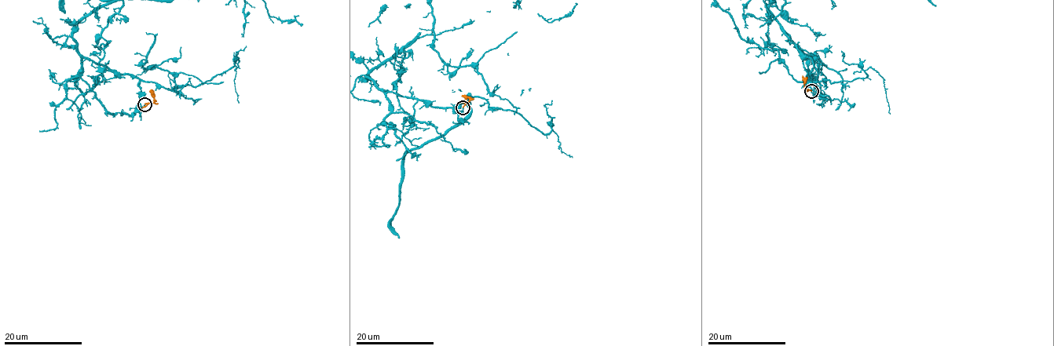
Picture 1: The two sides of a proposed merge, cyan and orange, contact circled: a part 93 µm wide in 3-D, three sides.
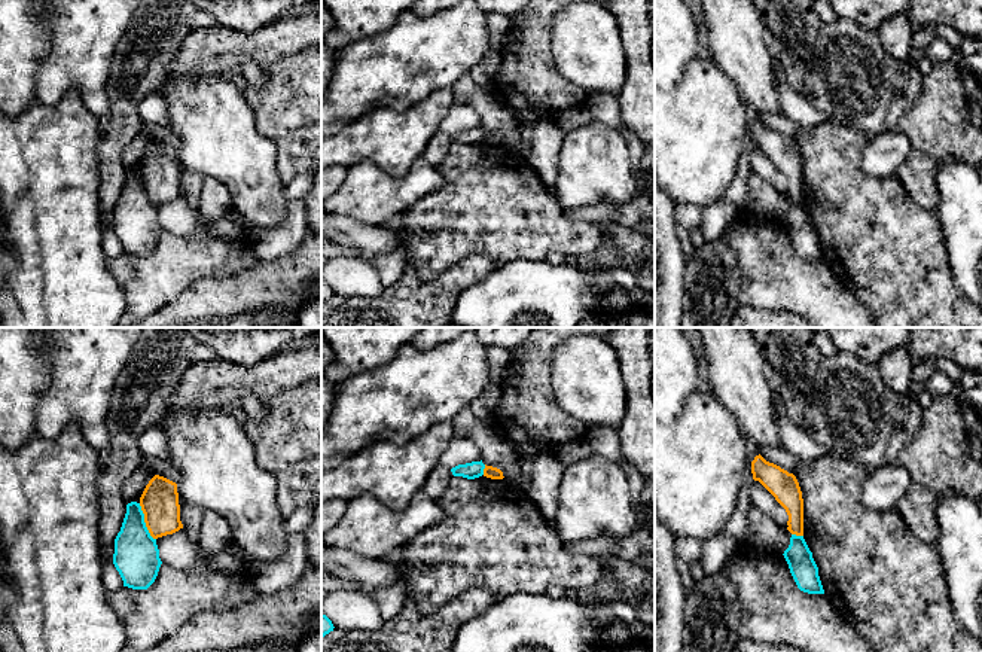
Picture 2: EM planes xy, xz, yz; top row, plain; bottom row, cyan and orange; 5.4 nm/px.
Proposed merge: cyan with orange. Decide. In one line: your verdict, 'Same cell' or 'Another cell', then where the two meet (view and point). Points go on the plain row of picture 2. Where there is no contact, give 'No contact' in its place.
Another cell. Touches cyan at xy (143, 188)

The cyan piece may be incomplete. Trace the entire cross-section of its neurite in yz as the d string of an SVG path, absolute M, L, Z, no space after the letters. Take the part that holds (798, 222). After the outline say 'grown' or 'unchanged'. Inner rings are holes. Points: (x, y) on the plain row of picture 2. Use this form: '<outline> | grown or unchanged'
M792 201L790 211L784 217L784 225L798 255L808 261L824 261L818 234L812 225L803 202Z | unchanged

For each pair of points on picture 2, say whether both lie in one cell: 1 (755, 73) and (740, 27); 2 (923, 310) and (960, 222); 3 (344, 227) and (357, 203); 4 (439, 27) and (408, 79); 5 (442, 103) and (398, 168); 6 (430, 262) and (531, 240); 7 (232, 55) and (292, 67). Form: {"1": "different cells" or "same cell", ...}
{"1": "same cell", "2": "different cells", "3": "different cells", "4": "same cell", "5": "same cell", "6": "same cell", "7": "different cells"}

